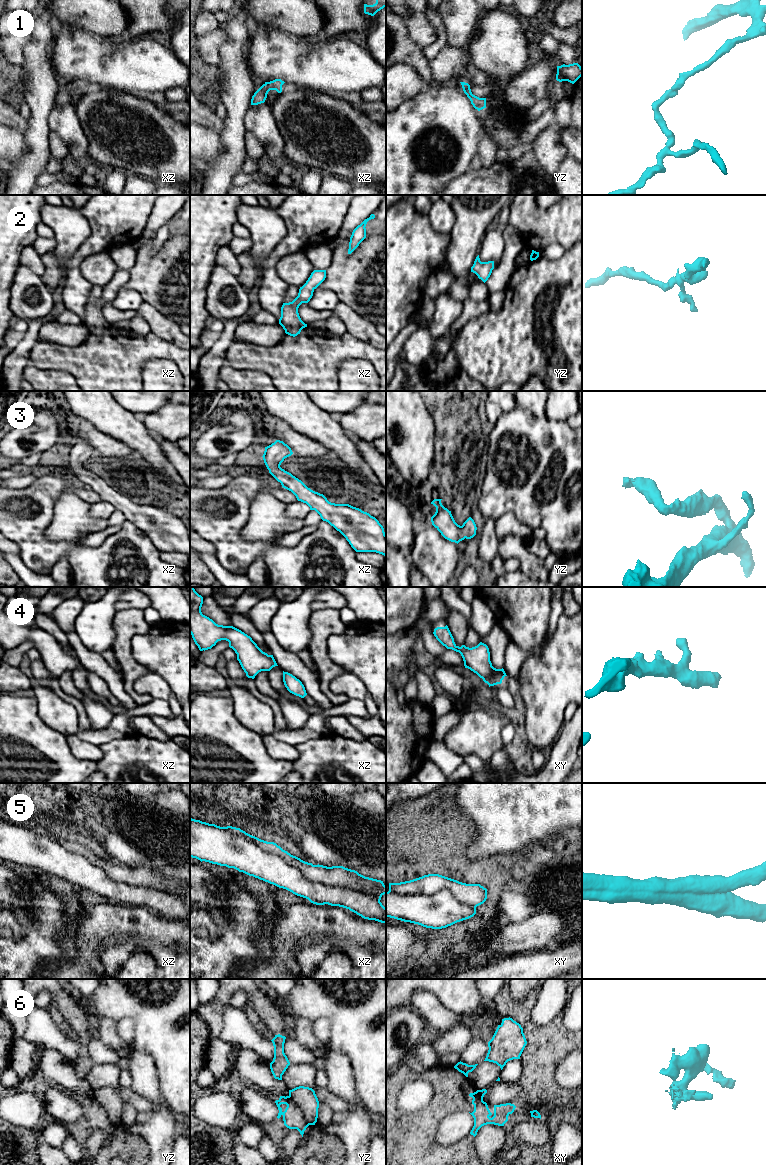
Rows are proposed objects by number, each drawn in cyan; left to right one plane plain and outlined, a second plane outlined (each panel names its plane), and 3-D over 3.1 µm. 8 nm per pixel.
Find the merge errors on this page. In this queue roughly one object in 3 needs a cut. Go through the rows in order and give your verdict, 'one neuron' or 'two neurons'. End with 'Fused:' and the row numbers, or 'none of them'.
1: one neuron
2: one neuron
3: one neuron
4: one neuron
5: two neurons
6: two neurons
Fused: 5, 6

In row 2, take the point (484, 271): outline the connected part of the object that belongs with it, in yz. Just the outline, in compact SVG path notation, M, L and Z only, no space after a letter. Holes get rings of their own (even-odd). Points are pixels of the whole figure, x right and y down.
M479 255L476 257L471 272L475 273L479 279L484 283L490 277L492 270L494 269L494 261L481 262Z

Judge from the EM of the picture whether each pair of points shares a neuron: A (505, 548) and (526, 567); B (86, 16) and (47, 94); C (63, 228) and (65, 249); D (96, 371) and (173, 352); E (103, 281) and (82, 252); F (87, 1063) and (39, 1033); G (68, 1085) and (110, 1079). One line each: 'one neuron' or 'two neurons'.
A: one neuron
B: two neurons
C: one neuron
D: one neuron
E: two neurons
F: two neurons
G: two neurons

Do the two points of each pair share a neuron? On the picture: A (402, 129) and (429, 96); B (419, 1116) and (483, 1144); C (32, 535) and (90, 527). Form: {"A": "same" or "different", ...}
{"A": "same", "B": "same", "C": "different"}

